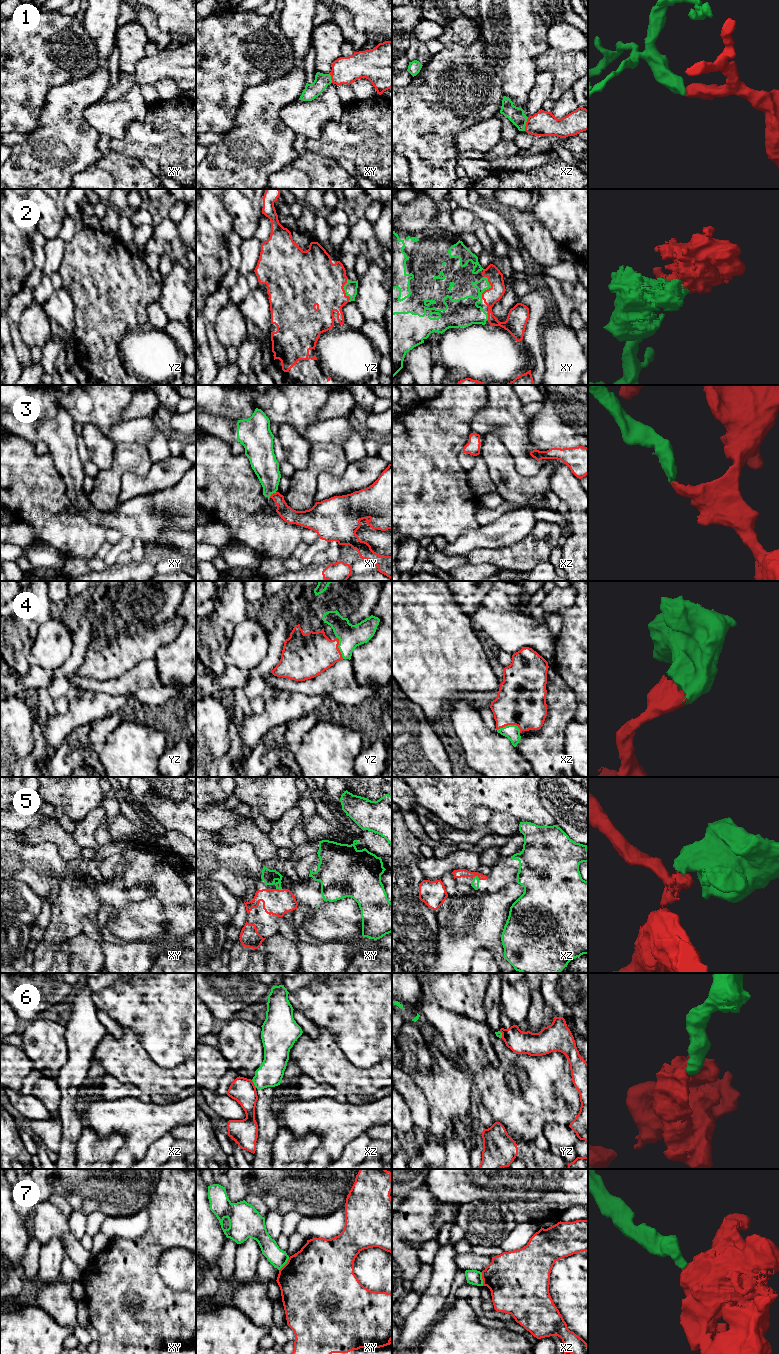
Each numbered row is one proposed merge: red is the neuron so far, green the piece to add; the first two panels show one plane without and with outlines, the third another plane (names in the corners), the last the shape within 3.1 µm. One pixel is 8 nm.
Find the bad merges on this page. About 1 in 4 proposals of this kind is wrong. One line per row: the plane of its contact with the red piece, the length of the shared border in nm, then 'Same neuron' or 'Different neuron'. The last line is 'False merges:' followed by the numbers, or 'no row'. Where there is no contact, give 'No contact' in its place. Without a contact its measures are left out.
1: Touches red in xz. Shared border 120 nm. Same neuron
2: Touches red in xy. Shared border 190 nm. Same neuron
3: Touches red in xy. Shared border 70 nm. Same neuron
4: Touches red in xz. Shared border 190 nm. Same neuron
5: Touches red in xz. Shared border 70 nm. Same neuron
6: Touches red in xz. Shared border 80 nm. Different neuron
7: Touches red in xz. Shared border 110 nm. Different neuron
False merges: 6, 7

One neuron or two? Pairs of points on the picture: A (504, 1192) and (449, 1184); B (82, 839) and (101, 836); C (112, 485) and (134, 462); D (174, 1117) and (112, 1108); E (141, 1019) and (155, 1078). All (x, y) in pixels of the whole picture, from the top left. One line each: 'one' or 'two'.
A: one
B: two
C: one
D: one
E: two

